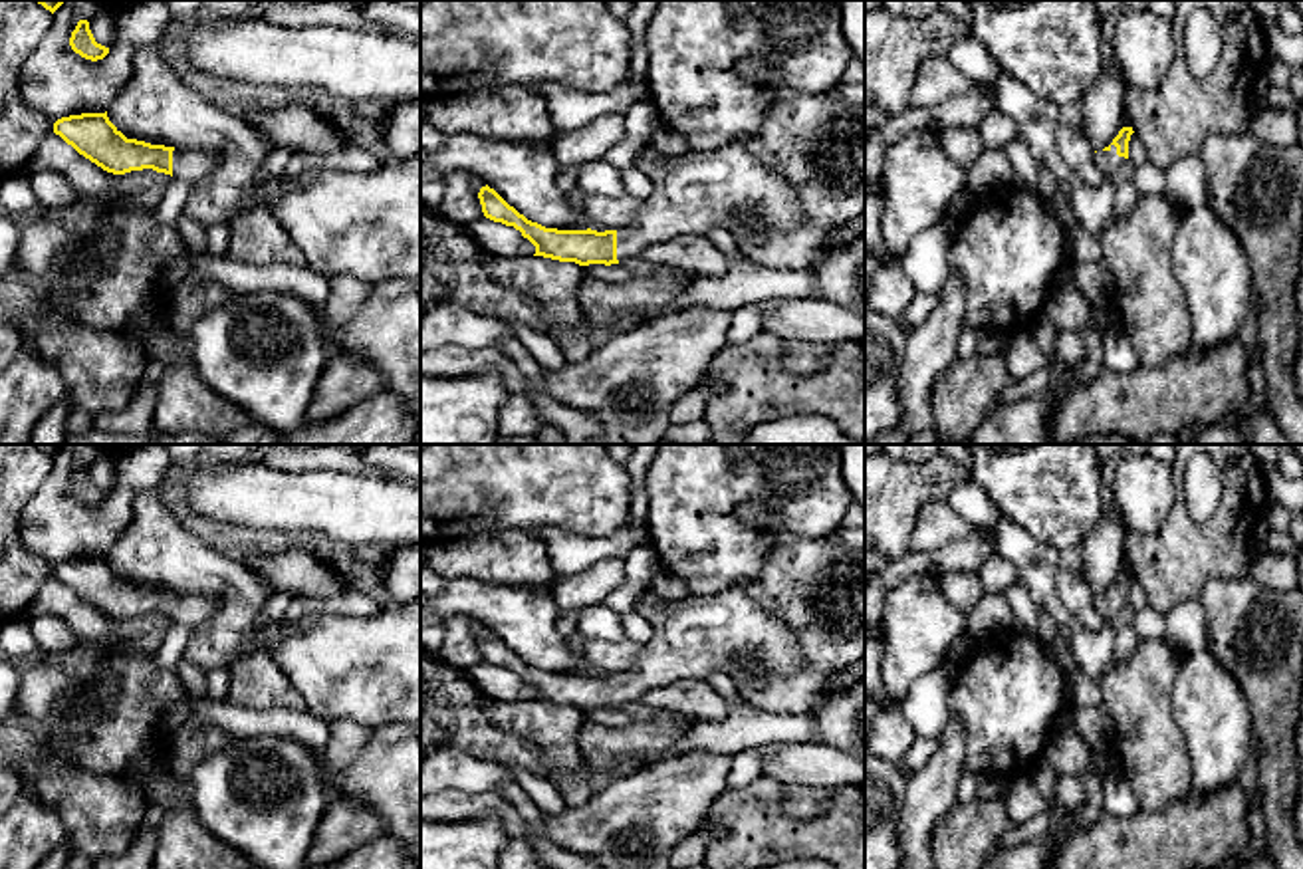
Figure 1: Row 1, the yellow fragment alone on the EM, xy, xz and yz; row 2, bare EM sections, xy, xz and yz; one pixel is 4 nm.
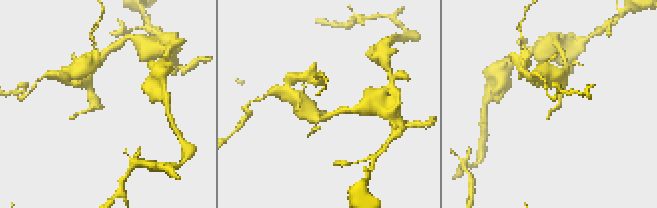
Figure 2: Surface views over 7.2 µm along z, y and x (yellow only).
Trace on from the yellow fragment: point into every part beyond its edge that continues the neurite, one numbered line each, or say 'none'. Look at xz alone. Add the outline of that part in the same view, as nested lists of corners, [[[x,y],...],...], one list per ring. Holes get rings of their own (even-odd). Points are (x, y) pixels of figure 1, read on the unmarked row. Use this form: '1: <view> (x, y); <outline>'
1: xz (728, 633); [[[734,585],[716,595],[686,595],[676,601],[641,603],[635,607],[651,625],[652,637],[643,645],[637,663],[617,675],[617,704],[643,698],[651,688],[676,679],[726,675],[734,679],[777,679],[805,667],[791,629]]]

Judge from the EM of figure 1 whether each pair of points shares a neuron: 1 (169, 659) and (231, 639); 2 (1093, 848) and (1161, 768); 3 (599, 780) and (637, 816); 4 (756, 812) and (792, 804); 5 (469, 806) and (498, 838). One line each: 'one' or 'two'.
1: two
2: two
3: two
4: two
5: two

